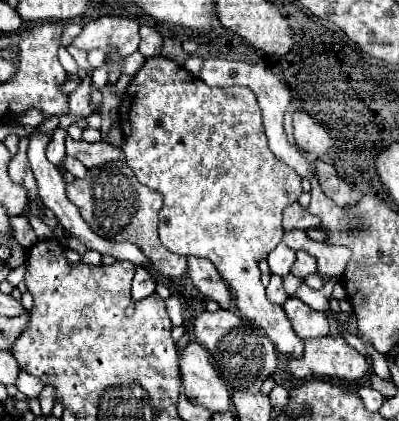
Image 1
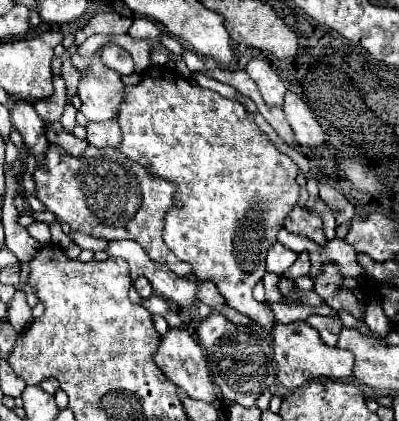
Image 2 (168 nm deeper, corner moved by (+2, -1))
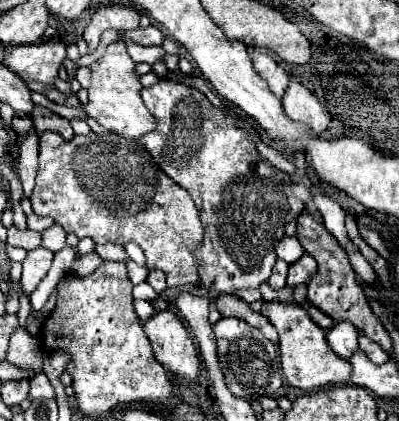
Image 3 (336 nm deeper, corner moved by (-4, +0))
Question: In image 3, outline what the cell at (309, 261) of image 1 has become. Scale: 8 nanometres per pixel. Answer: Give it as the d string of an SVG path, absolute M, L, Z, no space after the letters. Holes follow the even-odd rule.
M305 253L299 261L289 265L287 285L295 287L295 285L301 285L301 283L307 283L315 273L317 273L317 261L309 253Z

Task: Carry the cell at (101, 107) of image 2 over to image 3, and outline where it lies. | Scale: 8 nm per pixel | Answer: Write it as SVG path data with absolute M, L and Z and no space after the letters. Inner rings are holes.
M117 39L109 43L103 57L95 61L89 69L91 69L91 85L87 89L89 101L85 105L85 111L89 117L93 117L105 129L127 139L139 139L141 135L155 129L155 121L141 101L139 91L143 87L139 83L139 75L135 73L135 63L127 53L125 41Z

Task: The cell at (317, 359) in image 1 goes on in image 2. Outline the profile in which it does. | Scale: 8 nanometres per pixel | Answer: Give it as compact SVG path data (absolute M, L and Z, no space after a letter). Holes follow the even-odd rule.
M291 322L291 324L275 324L273 326L273 356L277 362L277 376L285 388L299 388L313 378L347 378L353 372L353 354L341 348L325 346L319 332L307 322Z

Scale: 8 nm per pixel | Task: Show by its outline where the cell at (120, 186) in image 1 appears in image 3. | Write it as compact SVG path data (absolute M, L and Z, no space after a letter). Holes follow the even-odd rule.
M47 131L39 137L39 169L37 185L31 195L33 211L41 217L53 217L67 233L75 233L79 239L91 237L95 243L119 243L135 241L141 245L147 267L159 269L167 275L167 287L189 287L199 283L197 263L191 255L191 243L199 243L203 237L203 227L199 221L199 211L191 195L169 179L155 159L143 147L135 147L135 141L119 135L75 135L75 139L65 141L59 133Z

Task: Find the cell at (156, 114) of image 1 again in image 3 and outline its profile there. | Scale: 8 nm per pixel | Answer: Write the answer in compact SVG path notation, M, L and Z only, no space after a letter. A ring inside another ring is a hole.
M163 77L155 85L145 87L141 91L141 97L145 107L155 117L157 127L151 133L139 137L139 145L143 145L149 151L157 165L177 185L189 191L201 213L205 235L201 243L191 249L199 263L201 285L207 287L209 291L227 295L237 295L237 291L241 289L257 289L271 277L271 271L277 261L275 245L285 237L285 225L297 219L299 213L303 211L303 201L293 195L291 177L259 155L257 151L257 141L261 139L259 131L249 133L247 129L237 127L239 115L233 109L213 107L209 99L197 89L181 81Z

